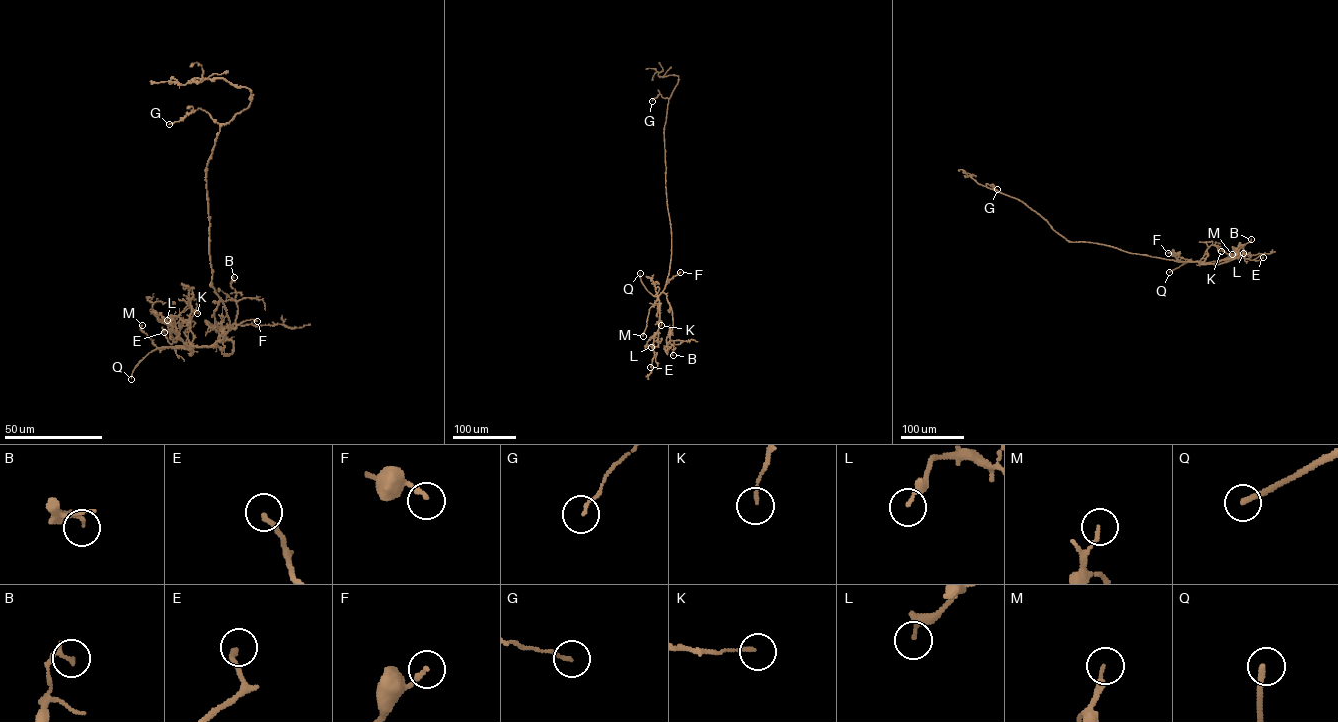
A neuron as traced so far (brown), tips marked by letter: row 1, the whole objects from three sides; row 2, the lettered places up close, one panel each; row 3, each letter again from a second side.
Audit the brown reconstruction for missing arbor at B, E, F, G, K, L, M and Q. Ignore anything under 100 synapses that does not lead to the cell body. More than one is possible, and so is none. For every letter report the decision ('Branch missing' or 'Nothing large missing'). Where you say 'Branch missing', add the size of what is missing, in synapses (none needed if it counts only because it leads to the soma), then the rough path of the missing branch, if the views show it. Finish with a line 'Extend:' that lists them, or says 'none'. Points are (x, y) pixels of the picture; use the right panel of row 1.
B: Nothing large missing
E: Nothing large missing
F: Nothing large missing
G: Nothing large missing
K: Nothing large missing
L: Nothing large missing
M: Nothing large missing
Q: Branch missing
Extend: Q

